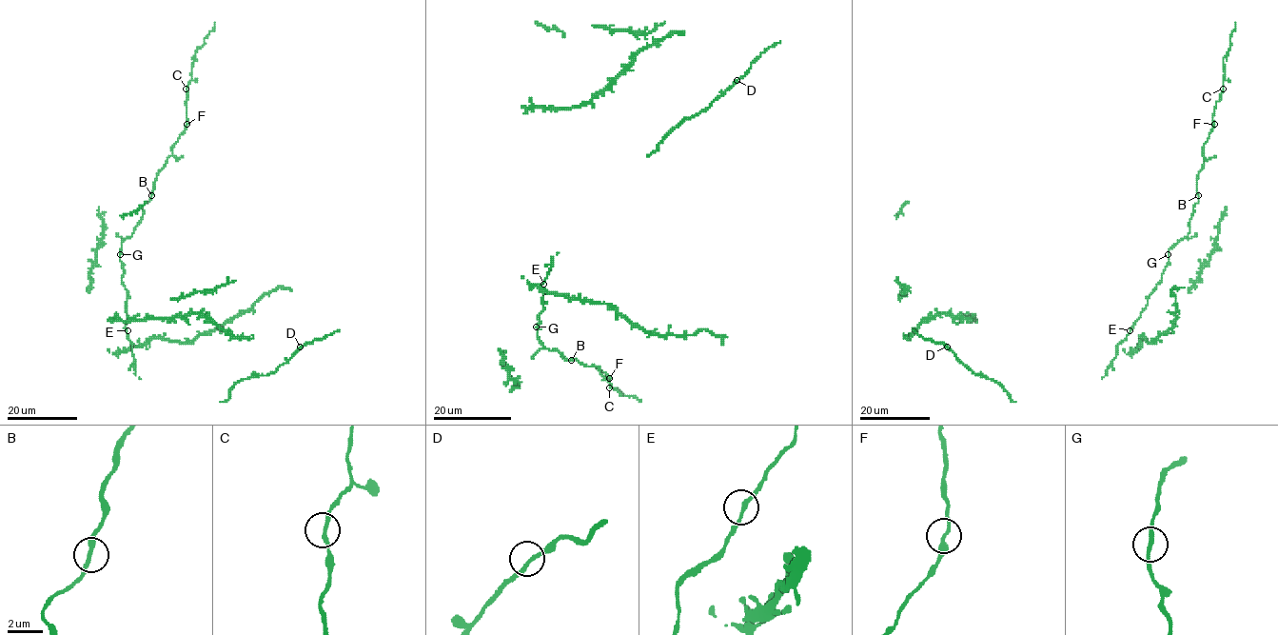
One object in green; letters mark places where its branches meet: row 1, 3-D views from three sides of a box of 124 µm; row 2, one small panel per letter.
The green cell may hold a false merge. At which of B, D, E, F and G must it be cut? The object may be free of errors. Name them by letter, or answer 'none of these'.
none of these

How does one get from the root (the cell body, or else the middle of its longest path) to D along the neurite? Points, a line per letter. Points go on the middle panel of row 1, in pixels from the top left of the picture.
D: (646, 156), (654, 152), (675, 128), (704, 110), (737, 80)

